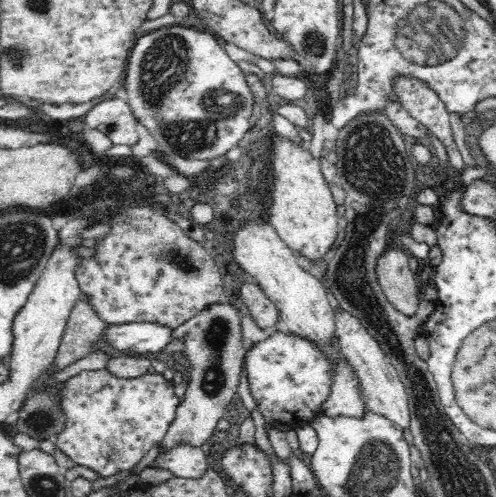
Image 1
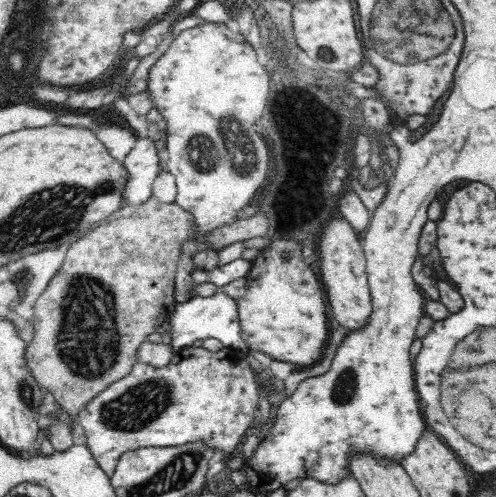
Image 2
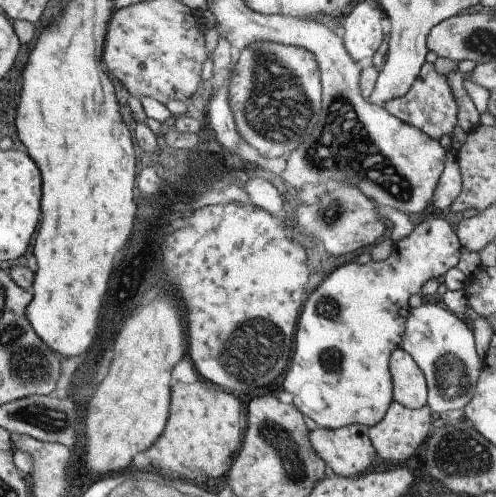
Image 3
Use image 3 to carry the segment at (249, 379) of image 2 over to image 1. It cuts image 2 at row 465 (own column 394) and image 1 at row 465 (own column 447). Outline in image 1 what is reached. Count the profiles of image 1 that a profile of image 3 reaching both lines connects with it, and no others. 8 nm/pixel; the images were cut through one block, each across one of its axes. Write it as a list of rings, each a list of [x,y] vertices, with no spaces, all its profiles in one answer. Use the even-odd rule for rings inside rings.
[[[84,370],[78,376],[60,384],[58,408],[62,410],[66,422],[62,432],[56,434],[58,448],[68,454],[76,464],[94,468],[104,476],[118,474],[122,470],[132,470],[148,454],[148,450],[162,442],[176,418],[180,402],[174,396],[174,384],[166,386],[162,374],[144,374],[138,378],[118,378],[110,370]]]

